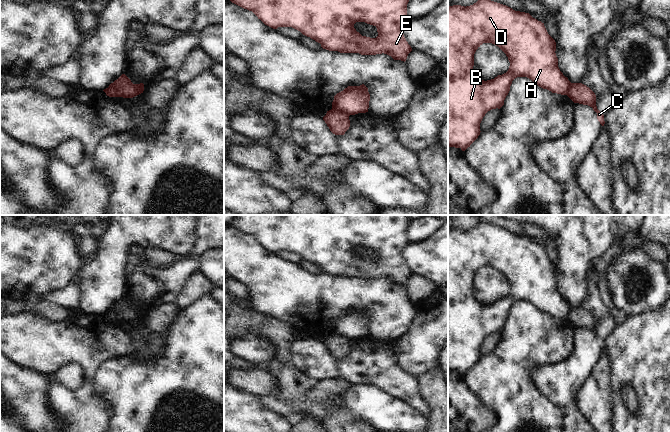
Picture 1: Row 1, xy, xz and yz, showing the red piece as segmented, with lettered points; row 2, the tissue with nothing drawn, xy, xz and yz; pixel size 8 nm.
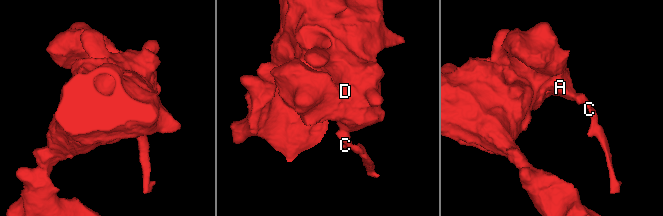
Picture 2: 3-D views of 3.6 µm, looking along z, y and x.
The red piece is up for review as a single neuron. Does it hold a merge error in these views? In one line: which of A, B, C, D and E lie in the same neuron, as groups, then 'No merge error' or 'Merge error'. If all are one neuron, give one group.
Groups: A B D E / C. Merge error

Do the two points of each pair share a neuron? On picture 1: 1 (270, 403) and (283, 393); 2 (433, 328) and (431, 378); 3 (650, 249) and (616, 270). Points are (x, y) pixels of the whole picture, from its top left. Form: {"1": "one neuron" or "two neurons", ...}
{"1": "two neurons", "2": "two neurons", "3": "two neurons"}

